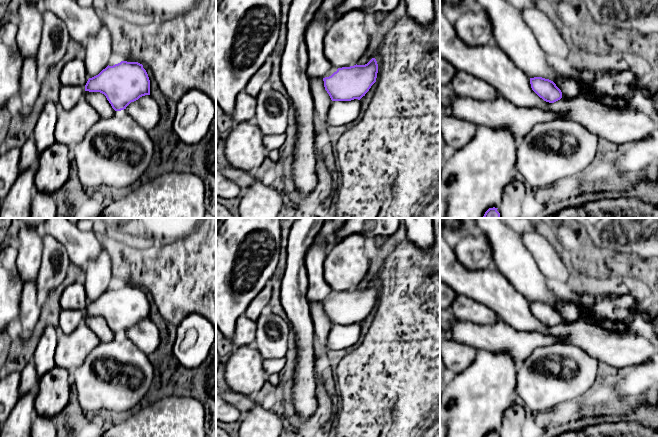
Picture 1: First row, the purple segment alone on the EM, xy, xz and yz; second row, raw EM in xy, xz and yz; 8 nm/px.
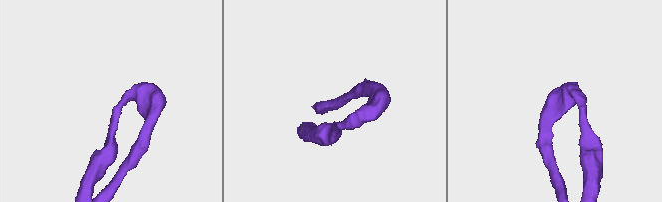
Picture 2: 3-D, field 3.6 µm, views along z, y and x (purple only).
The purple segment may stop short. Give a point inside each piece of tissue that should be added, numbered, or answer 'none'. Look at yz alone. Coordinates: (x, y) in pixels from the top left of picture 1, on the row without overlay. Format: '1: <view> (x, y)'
none

